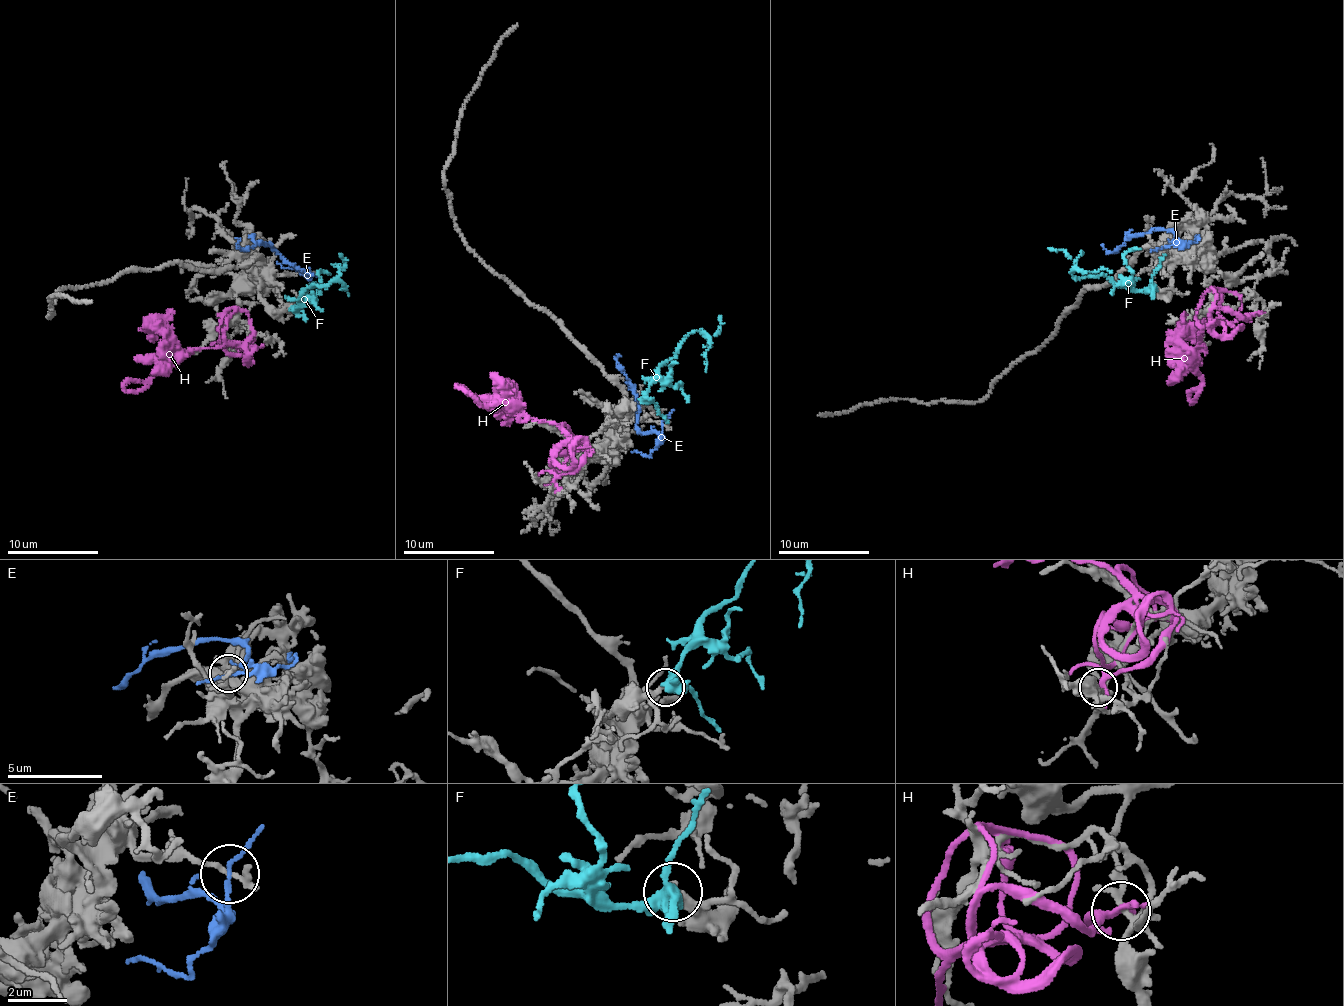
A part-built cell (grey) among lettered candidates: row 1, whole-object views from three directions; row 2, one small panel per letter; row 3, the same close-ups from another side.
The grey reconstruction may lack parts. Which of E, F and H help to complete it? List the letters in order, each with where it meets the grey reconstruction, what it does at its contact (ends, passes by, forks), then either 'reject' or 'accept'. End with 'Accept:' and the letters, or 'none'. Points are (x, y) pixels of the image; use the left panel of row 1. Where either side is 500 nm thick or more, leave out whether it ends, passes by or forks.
E: meets grey at (307, 272); it passes by; reject
F: meets grey at (290, 305); it forks there; accept
H: meets grey at (226, 342); it forks there; reject
Accept: F

